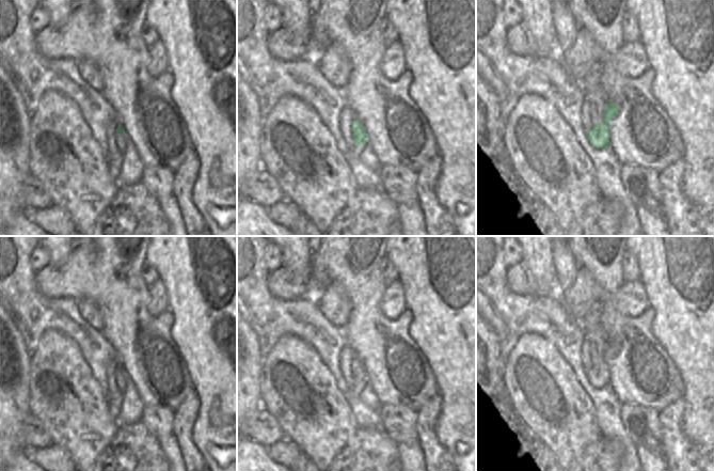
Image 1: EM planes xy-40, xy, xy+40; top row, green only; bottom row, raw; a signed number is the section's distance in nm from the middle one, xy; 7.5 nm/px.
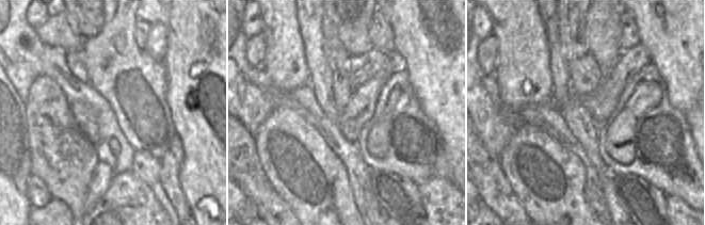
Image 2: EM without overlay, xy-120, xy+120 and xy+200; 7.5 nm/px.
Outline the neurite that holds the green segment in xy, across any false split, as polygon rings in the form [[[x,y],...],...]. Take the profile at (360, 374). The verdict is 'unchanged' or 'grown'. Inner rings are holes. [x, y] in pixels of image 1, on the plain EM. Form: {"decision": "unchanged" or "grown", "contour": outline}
{"decision": "unchanged", "contour": [[[354,360],[351,363],[351,372],[353,374],[353,386],[359,386],[361,381],[366,384],[368,374],[360,360]]]}

